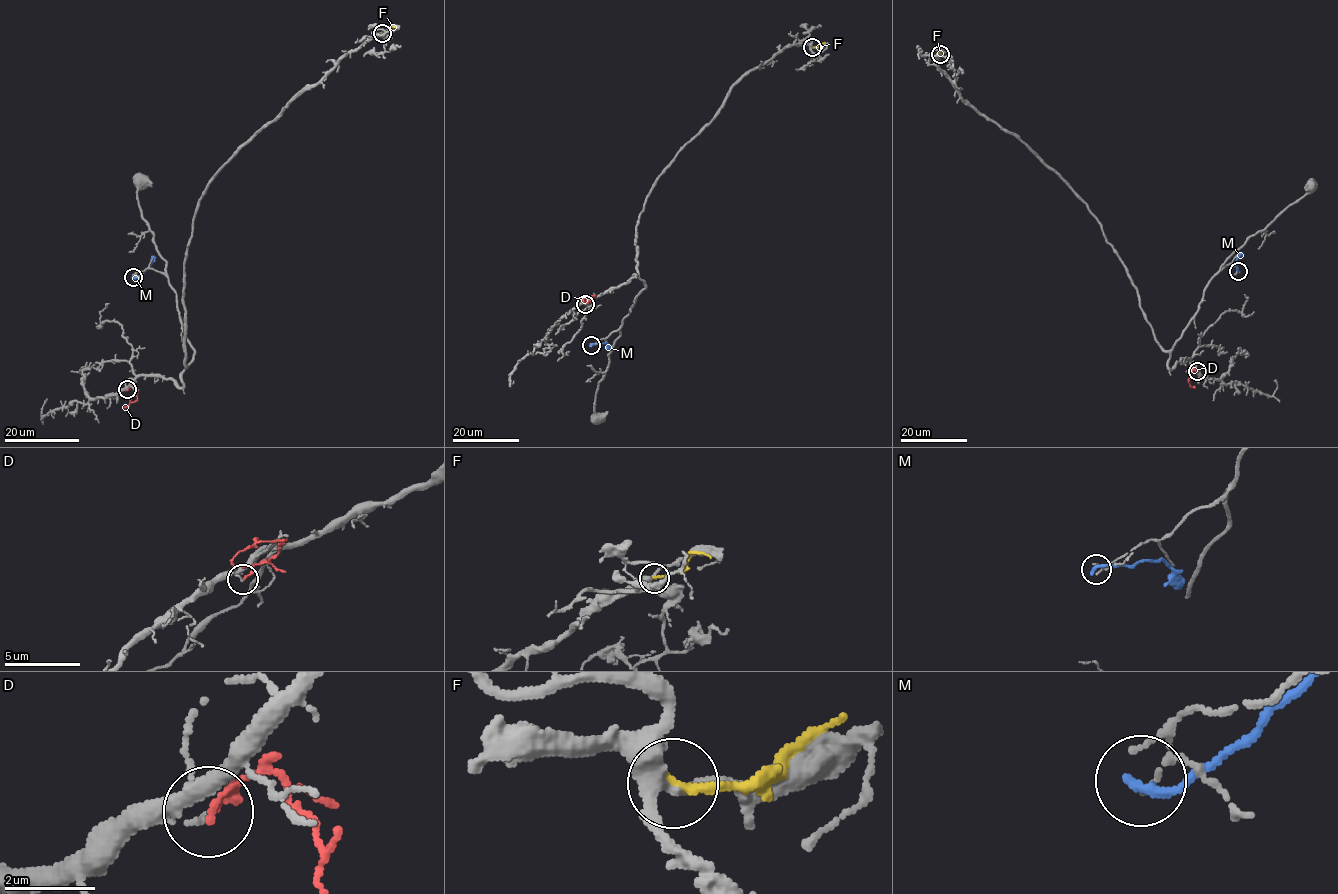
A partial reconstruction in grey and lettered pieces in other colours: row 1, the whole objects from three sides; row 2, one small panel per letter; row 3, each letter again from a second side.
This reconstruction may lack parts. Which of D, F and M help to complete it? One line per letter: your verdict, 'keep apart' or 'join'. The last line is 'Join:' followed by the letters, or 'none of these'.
D: keep apart
F: keep apart
M: keep apart
Join: none of these

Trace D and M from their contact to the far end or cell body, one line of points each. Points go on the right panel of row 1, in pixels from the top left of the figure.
D: (1197, 371), (1194, 368), (1188, 380), (1195, 388)
M: (1238, 271), (1236, 263), (1241, 252)

